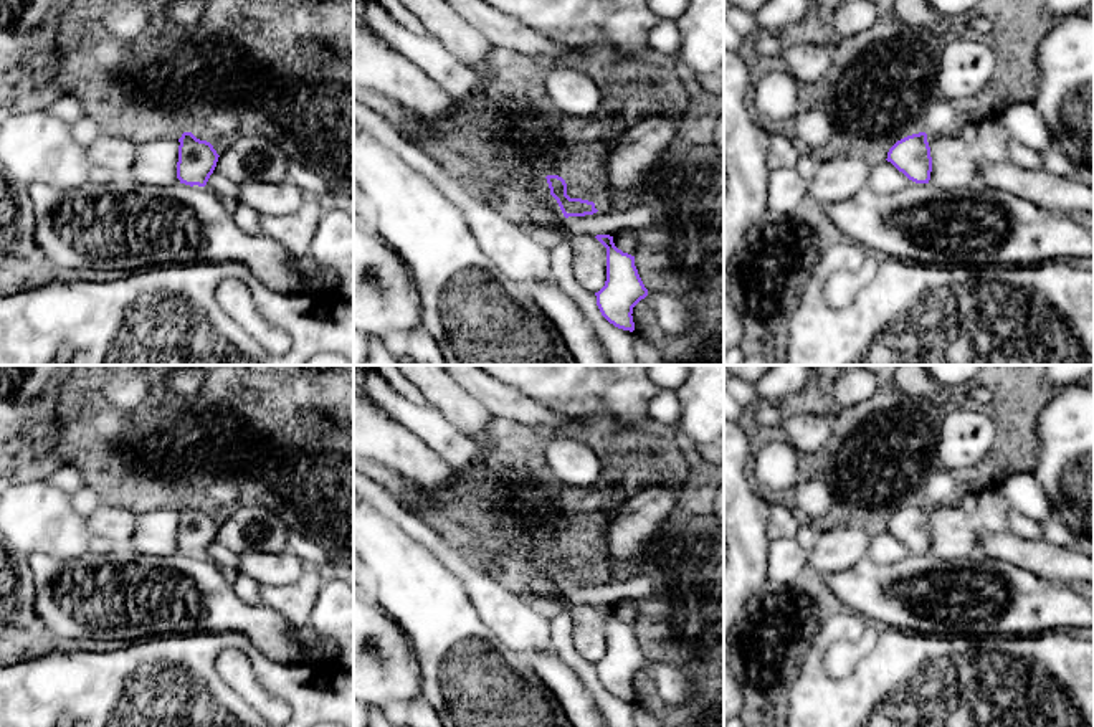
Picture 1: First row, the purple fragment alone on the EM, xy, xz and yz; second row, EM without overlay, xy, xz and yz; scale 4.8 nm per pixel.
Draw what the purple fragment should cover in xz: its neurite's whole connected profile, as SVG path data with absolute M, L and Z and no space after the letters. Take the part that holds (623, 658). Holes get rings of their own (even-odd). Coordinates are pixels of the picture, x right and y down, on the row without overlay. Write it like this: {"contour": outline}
{"contour": "M610 605L595 606L606 618L606 651L595 663L602 686L618 699L635 701L633 677L648 666L635 626L623 623Z"}

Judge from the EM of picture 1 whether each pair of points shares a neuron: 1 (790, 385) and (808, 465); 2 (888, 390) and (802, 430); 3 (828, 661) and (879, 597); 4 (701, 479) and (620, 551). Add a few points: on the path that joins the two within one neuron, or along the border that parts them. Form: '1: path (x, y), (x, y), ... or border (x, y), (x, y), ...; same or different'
1: border (807, 382), (792, 402); different
2: path (870, 412), (846, 435), (823, 435); same
3: border (832, 592), (866, 618); different
4: path (680, 493), (673, 493), (637, 529); same

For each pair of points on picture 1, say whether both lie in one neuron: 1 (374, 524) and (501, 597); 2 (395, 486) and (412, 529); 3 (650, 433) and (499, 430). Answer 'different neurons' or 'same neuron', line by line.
1: different neurons
2: different neurons
3: same neuron

